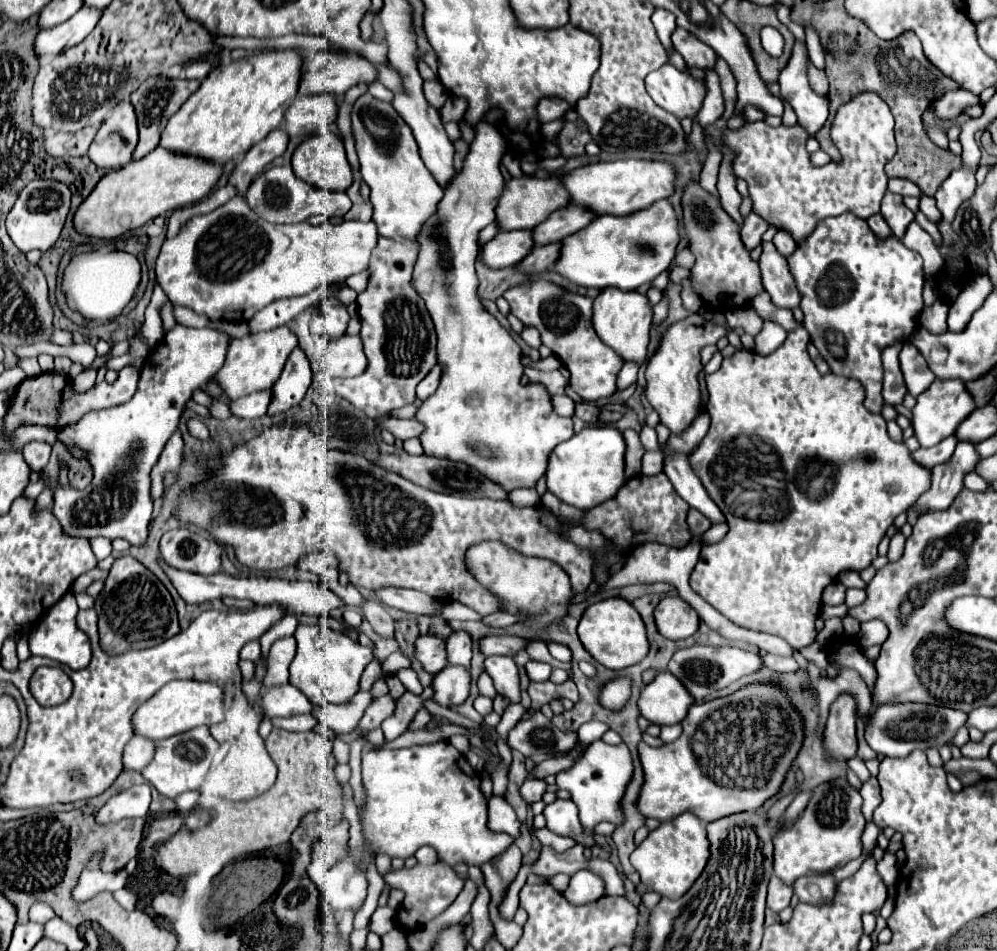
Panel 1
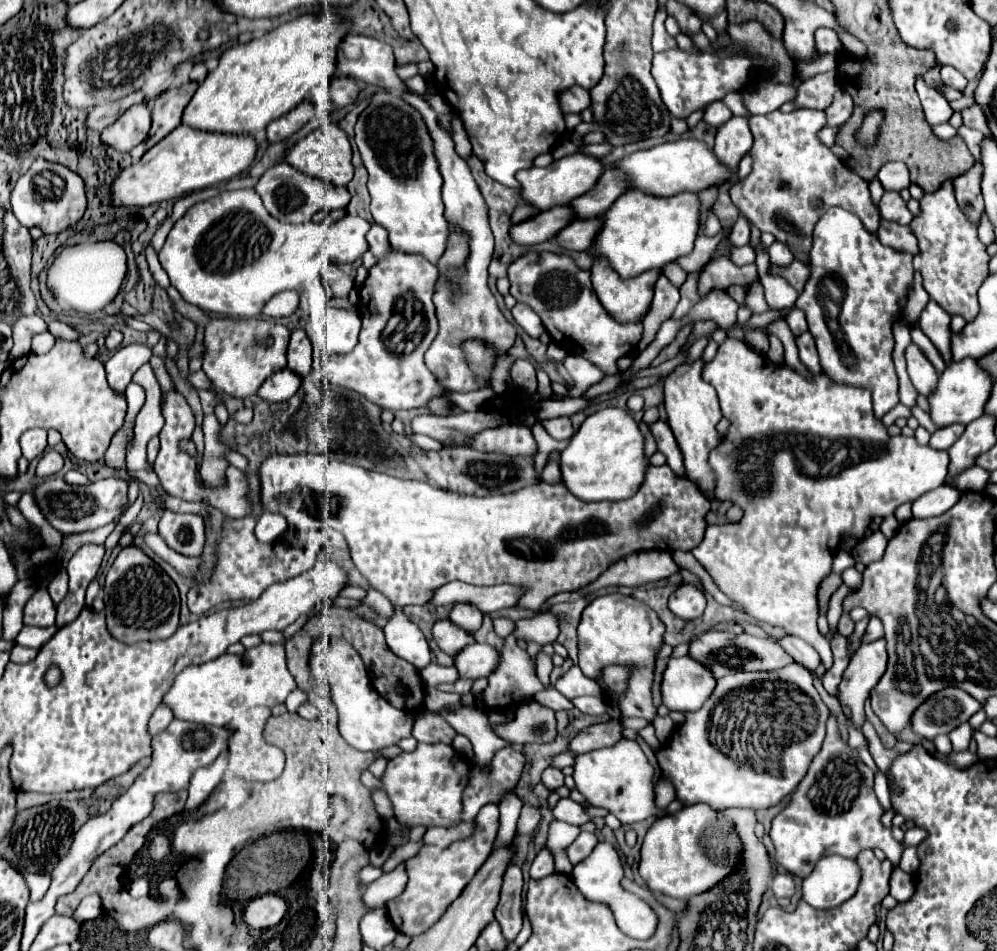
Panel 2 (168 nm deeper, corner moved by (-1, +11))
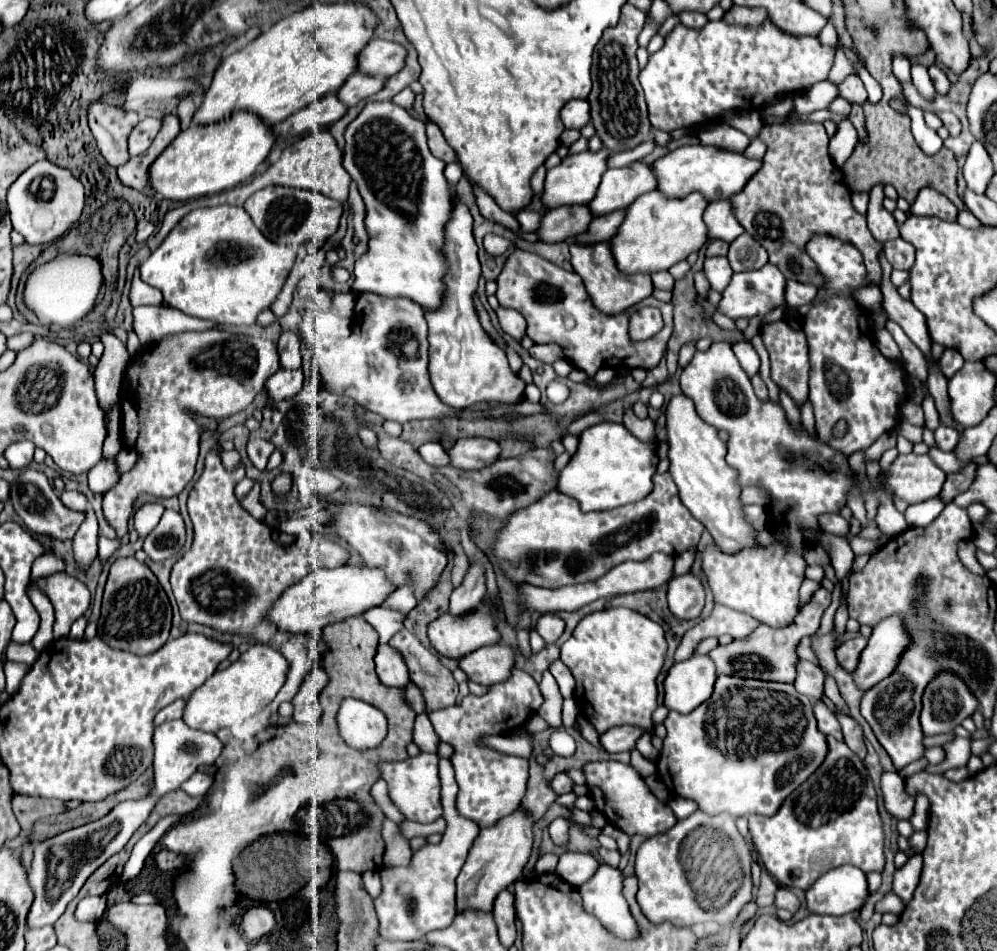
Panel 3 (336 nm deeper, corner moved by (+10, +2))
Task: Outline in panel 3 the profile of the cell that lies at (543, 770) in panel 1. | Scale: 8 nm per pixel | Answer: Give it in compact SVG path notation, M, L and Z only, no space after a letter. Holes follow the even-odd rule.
M622 725L616 729L608 729L608 733L600 735L600 741L608 753L632 751L642 733L646 733L646 729L634 725Z

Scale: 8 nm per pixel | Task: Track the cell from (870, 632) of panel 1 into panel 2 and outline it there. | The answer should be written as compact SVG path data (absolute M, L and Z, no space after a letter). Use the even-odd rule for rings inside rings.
M875 616L875 618L869 620L869 626L867 626L861 642L873 642L873 640L879 640L879 638L883 638L883 624L881 624L881 620Z

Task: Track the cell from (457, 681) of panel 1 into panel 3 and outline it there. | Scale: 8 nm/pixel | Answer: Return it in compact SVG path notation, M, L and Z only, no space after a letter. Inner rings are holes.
M506 643L486 645L460 659L460 667L468 673L470 681L494 685L510 677L516 663L516 649Z

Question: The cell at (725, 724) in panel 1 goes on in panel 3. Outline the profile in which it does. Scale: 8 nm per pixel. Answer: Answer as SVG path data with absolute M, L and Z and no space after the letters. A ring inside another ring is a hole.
M720 675L710 699L706 699L688 715L670 711L664 727L664 749L656 761L658 779L668 787L670 793L694 799L700 805L700 811L712 815L720 815L724 811L732 813L734 817L750 813L774 815L782 801L794 789L798 789L828 755L828 741L826 735L822 735L816 727L810 699L788 683Z

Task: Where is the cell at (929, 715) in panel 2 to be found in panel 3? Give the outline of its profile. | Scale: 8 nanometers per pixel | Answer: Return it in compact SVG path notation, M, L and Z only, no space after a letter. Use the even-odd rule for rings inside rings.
M938 671L934 675L924 691L922 703L920 723L924 735L950 733L978 709L978 701L968 685L952 671Z

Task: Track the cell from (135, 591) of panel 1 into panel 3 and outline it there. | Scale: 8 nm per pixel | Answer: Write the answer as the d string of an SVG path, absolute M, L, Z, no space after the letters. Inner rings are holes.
M134 557L116 559L110 567L108 583L104 589L102 615L98 621L98 637L110 647L124 649L136 655L148 655L158 651L166 643L170 627L172 627L172 607L156 575L148 569L146 563L140 563Z

